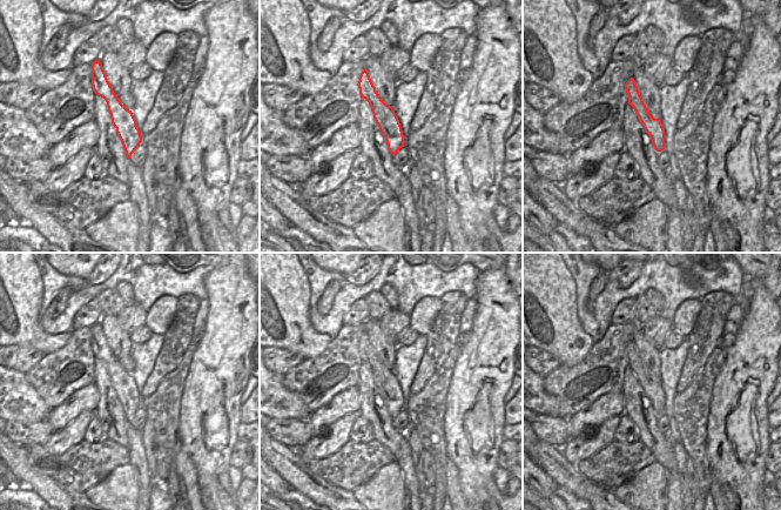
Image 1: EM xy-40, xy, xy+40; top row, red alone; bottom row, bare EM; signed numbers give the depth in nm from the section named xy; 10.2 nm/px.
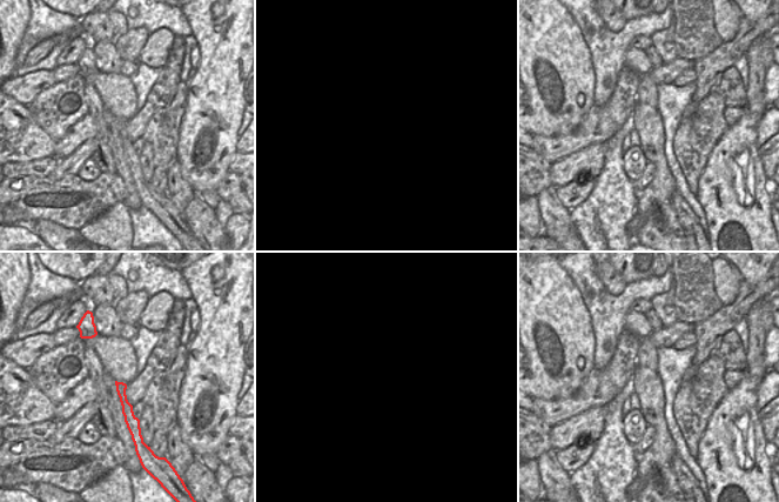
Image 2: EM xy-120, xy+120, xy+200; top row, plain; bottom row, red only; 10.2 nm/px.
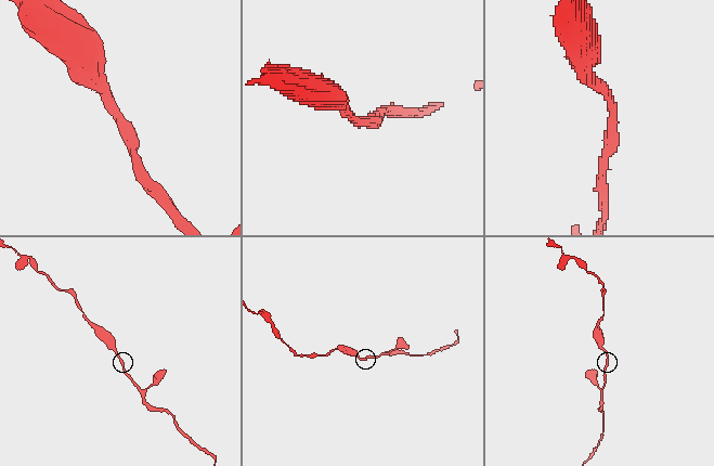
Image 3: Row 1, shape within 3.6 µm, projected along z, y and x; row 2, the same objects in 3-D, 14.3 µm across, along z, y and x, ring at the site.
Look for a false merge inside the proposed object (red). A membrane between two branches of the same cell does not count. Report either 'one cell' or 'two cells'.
one cell

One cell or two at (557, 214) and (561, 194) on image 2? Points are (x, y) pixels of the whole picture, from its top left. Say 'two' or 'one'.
two

